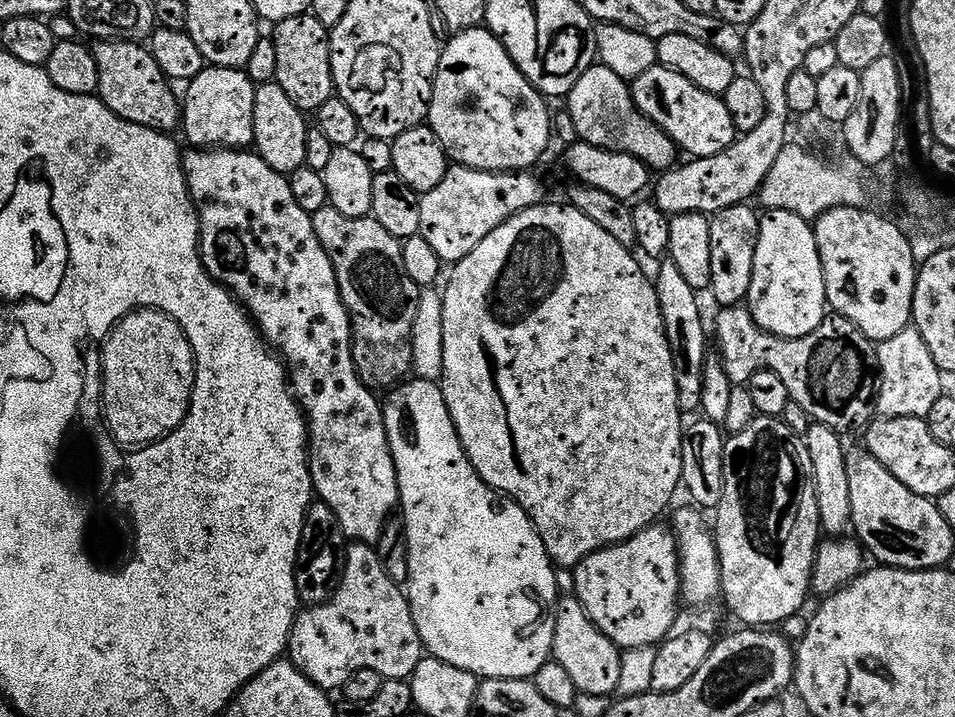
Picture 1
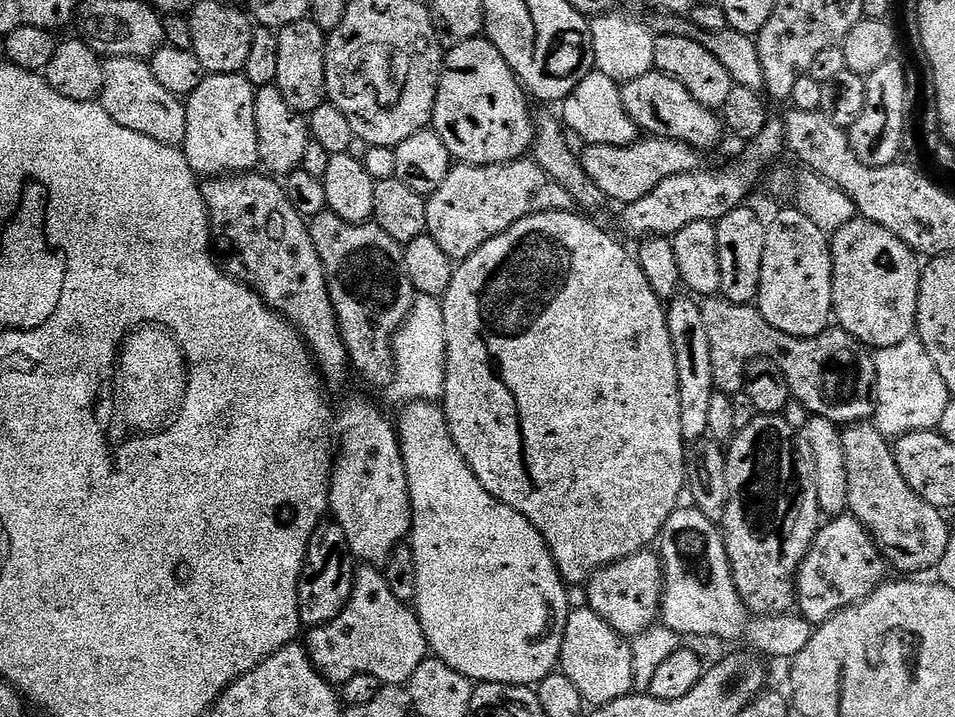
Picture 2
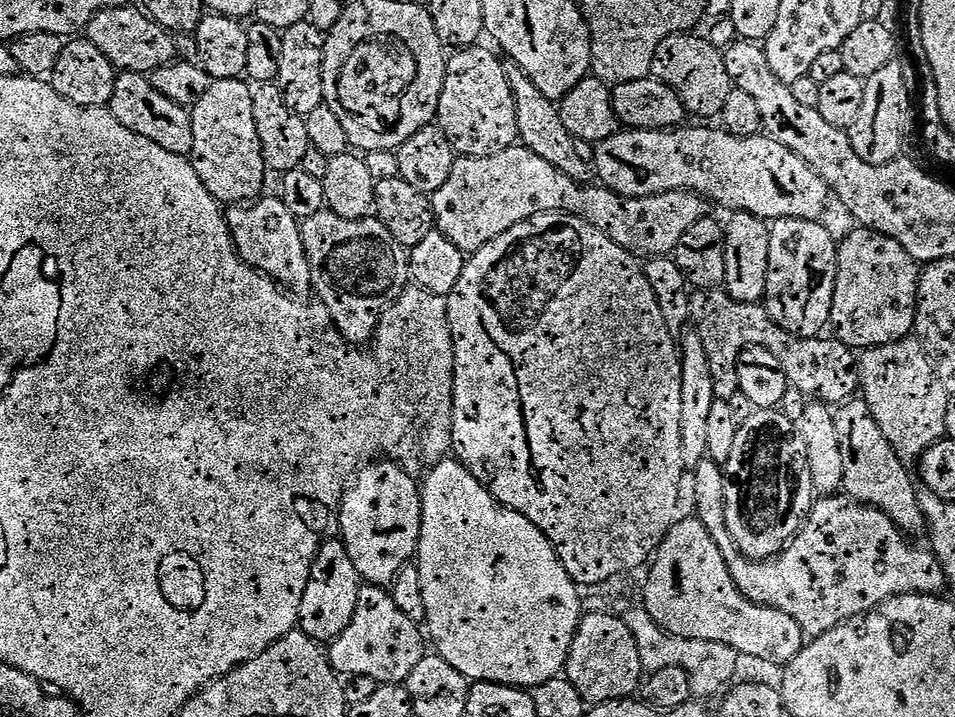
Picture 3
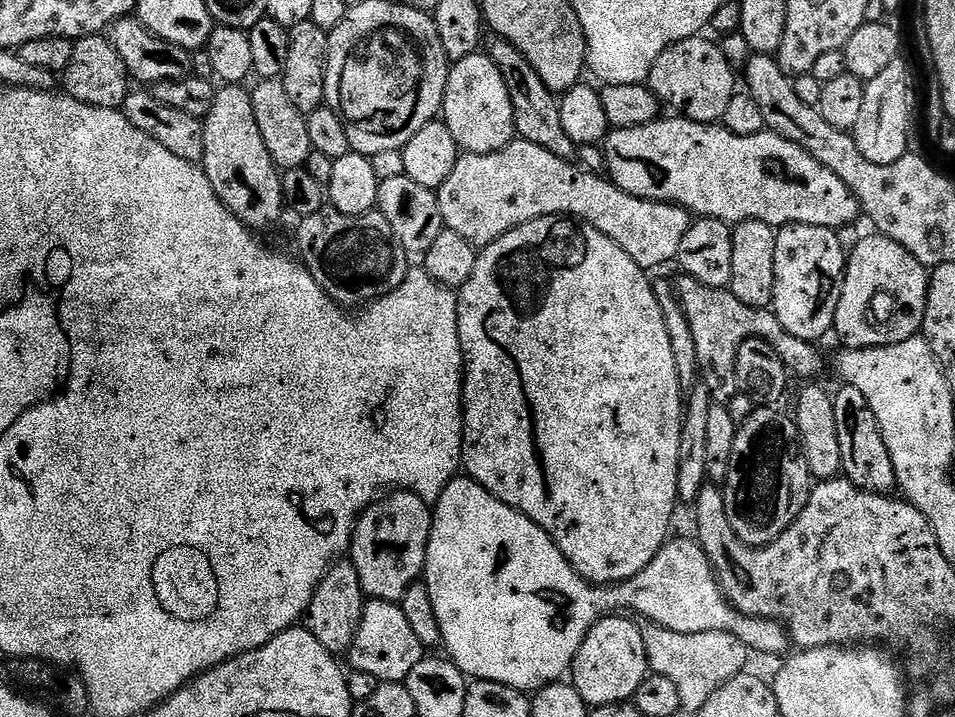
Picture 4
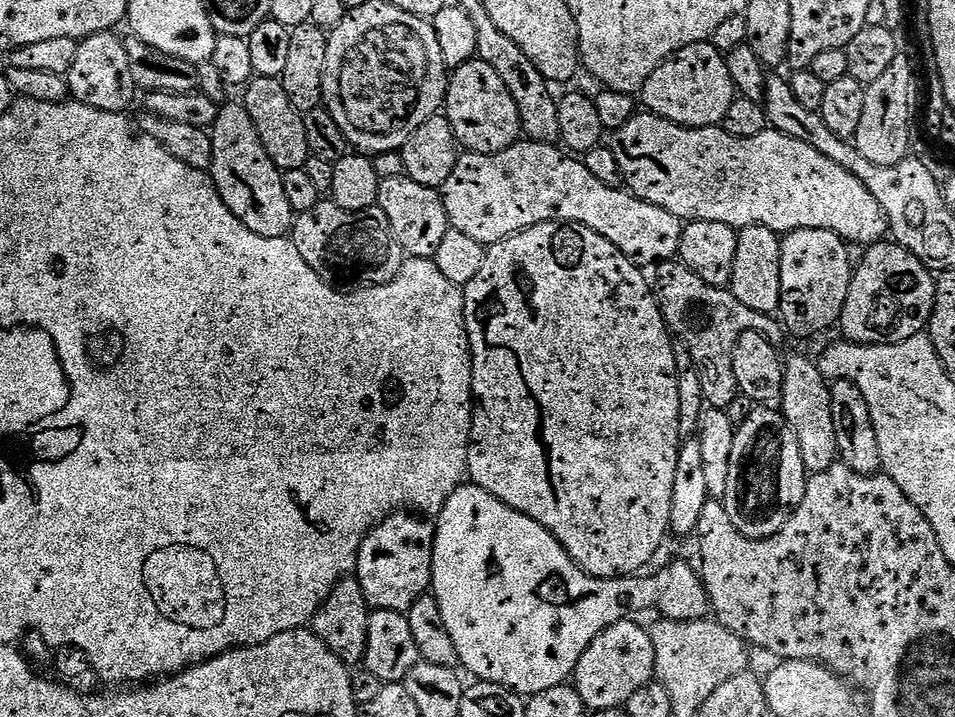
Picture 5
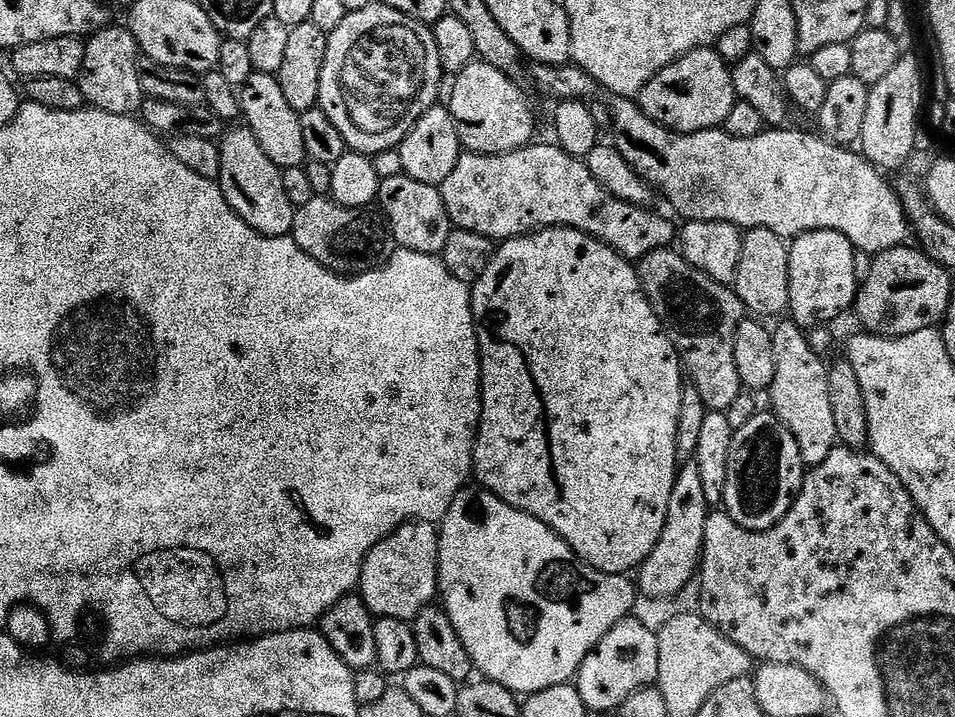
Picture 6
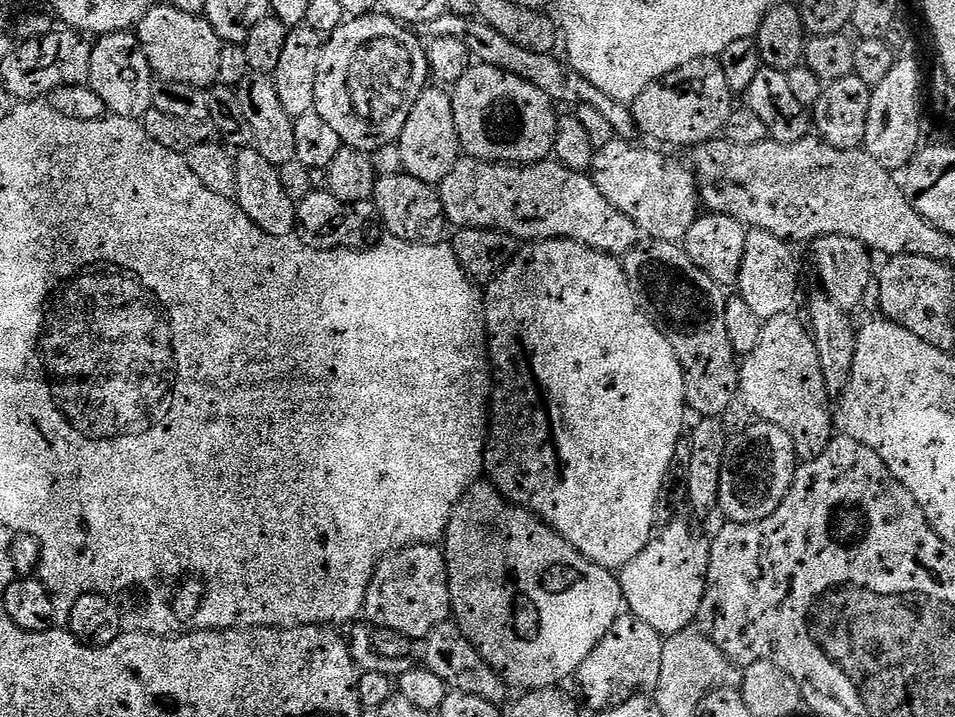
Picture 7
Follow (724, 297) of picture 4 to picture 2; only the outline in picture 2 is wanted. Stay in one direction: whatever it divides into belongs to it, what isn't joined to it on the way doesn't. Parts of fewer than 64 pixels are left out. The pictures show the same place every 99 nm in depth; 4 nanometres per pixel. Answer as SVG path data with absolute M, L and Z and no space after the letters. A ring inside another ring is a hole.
M708 298L700 304L703 325L706 326L707 341L710 342L710 361L713 366L713 382L721 392L736 394L741 391L744 378L744 366L749 360L769 360L782 370L788 383L788 390L793 401L805 408L805 413L821 416L837 426L864 422L873 415L874 393L876 390L876 361L873 353L860 341L855 340L846 329L829 326L817 336L802 338L782 334L770 322L762 318L760 309L749 304L732 304L723 298Z

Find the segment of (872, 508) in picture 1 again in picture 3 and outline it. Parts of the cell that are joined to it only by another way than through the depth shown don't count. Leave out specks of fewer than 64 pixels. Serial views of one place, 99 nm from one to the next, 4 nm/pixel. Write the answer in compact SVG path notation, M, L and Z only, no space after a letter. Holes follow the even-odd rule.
M853 398L839 405L833 413L837 427L838 442L841 443L843 468L843 493L860 504L870 505L882 510L886 518L890 518L905 534L923 533L926 528L924 511L920 503L920 492L914 488L912 478L906 470L907 465L897 456L897 452L878 428L874 416L870 414L869 406L862 398Z

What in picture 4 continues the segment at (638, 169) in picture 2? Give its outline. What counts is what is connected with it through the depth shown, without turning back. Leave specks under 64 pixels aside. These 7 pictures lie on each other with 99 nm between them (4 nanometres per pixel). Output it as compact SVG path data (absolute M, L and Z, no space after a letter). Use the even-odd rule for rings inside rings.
M657 118L642 126L609 131L603 141L607 175L623 192L643 200L657 200L660 204L677 204L693 217L721 220L729 226L738 225L744 220L757 220L773 226L805 224L839 230L857 223L856 216L861 215L860 204L852 196L846 182L806 154L802 146L782 138L777 132L765 130L753 136L739 136L719 123L699 124L683 118L664 119Z

